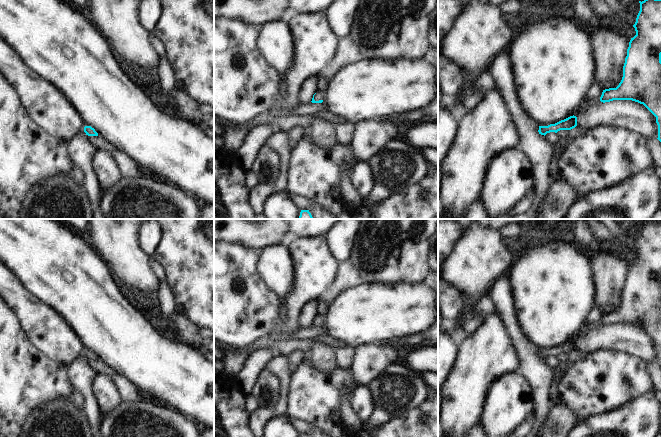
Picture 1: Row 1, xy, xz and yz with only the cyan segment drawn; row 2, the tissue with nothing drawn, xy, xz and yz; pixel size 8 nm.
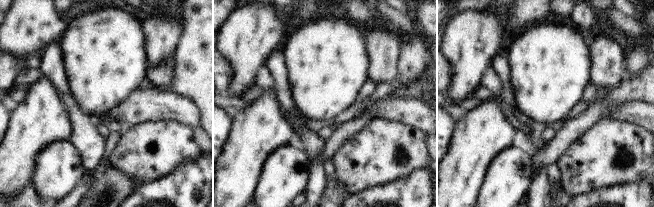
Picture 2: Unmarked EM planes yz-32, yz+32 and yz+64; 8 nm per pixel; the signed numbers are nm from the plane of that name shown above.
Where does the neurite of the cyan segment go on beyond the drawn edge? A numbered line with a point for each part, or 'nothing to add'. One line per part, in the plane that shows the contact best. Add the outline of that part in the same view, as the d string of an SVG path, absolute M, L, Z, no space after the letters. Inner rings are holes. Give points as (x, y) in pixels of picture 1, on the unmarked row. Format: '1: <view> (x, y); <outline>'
nothing to add

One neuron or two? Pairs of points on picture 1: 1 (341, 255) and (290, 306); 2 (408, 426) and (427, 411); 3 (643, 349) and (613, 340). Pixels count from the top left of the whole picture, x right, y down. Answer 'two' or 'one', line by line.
1: two
2: one
3: one

